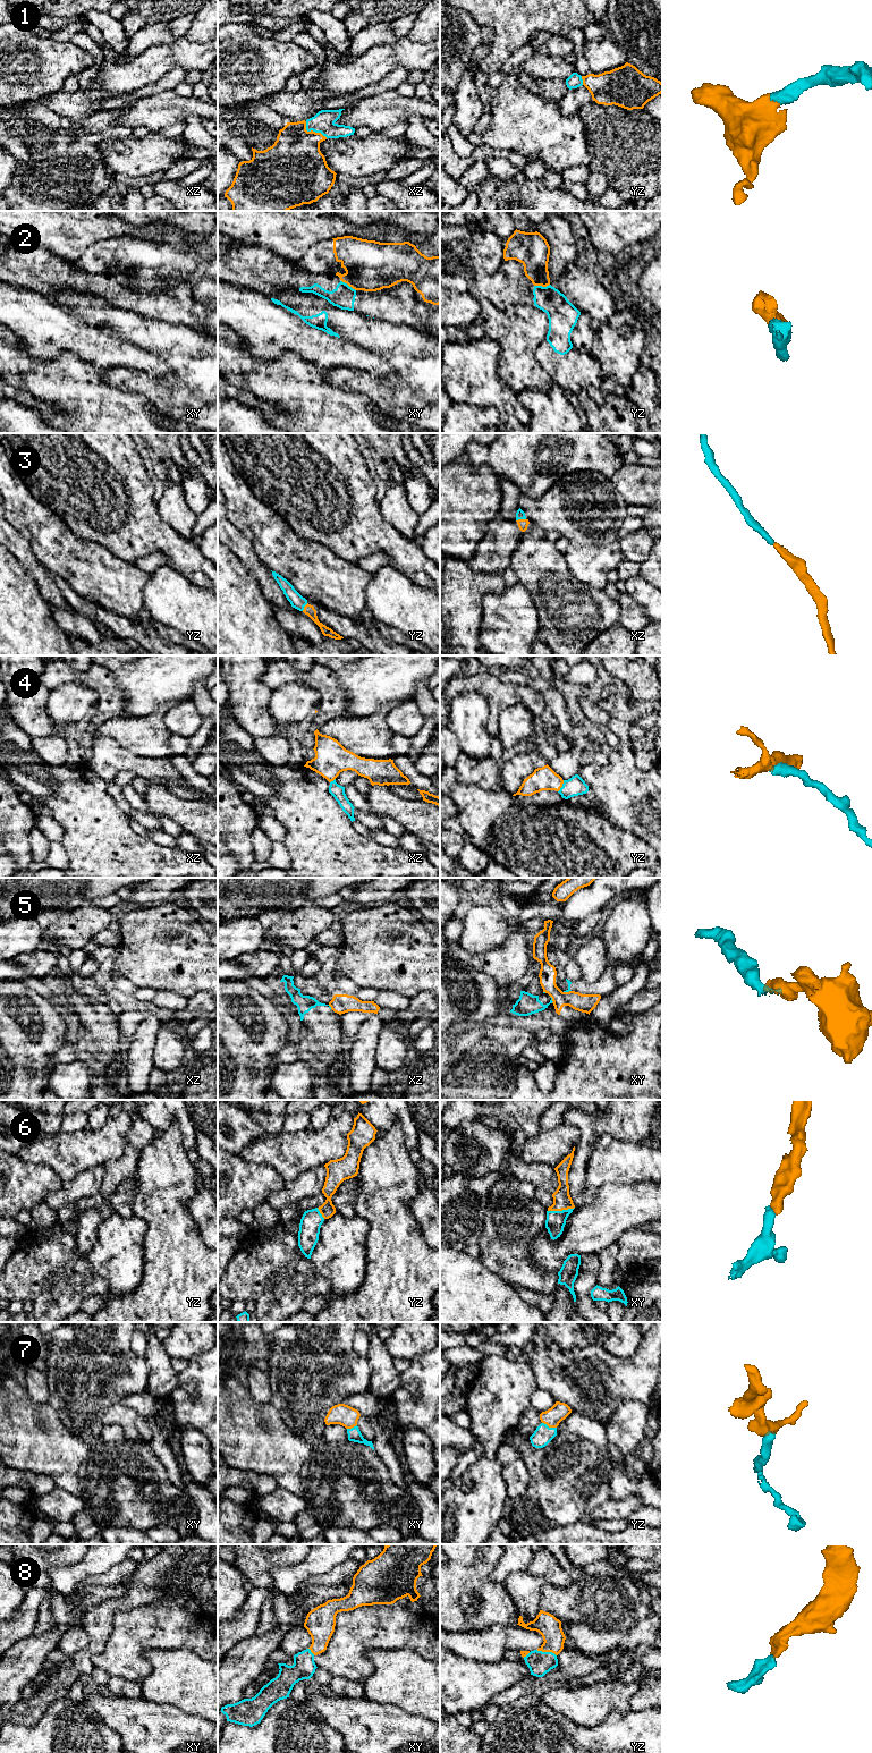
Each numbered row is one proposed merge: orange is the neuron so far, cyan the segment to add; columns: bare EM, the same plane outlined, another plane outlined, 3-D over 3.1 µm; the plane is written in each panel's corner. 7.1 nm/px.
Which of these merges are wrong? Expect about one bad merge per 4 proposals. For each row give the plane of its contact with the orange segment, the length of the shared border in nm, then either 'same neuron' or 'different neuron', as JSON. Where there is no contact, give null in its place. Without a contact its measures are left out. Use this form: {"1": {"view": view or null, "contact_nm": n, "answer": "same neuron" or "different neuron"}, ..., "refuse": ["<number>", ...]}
{"1": {"view": "xz", "contact_nm": 200, "answer": "same neuron"}, "2": {"view": "yz", "contact_nm": 110, "answer": "different neuron"}, "3": {"view": "xz", "contact_nm": 70, "answer": "same neuron"}, "4": {"view": "yz", "contact_nm": 100, "answer": "same neuron"}, "5": {"view": "xy", "contact_nm": 60, "answer": "different neuron"}, "6": {"view": "xy", "contact_nm": 190, "answer": "same neuron"}, "7": {"view": "yz", "contact_nm": 110, "answer": "same neuron"}, "8": {"view": "yz", "contact_nm": 150, "answer": "same neuron"}, "refuse": ["2", "5"]}

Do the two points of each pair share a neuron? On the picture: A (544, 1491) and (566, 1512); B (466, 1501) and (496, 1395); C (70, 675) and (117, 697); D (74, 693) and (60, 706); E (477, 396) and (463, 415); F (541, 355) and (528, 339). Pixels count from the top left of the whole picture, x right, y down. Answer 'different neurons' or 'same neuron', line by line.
A: same neuron
B: same neuron
C: same neuron
D: same neuron
E: different neurons
F: different neurons

